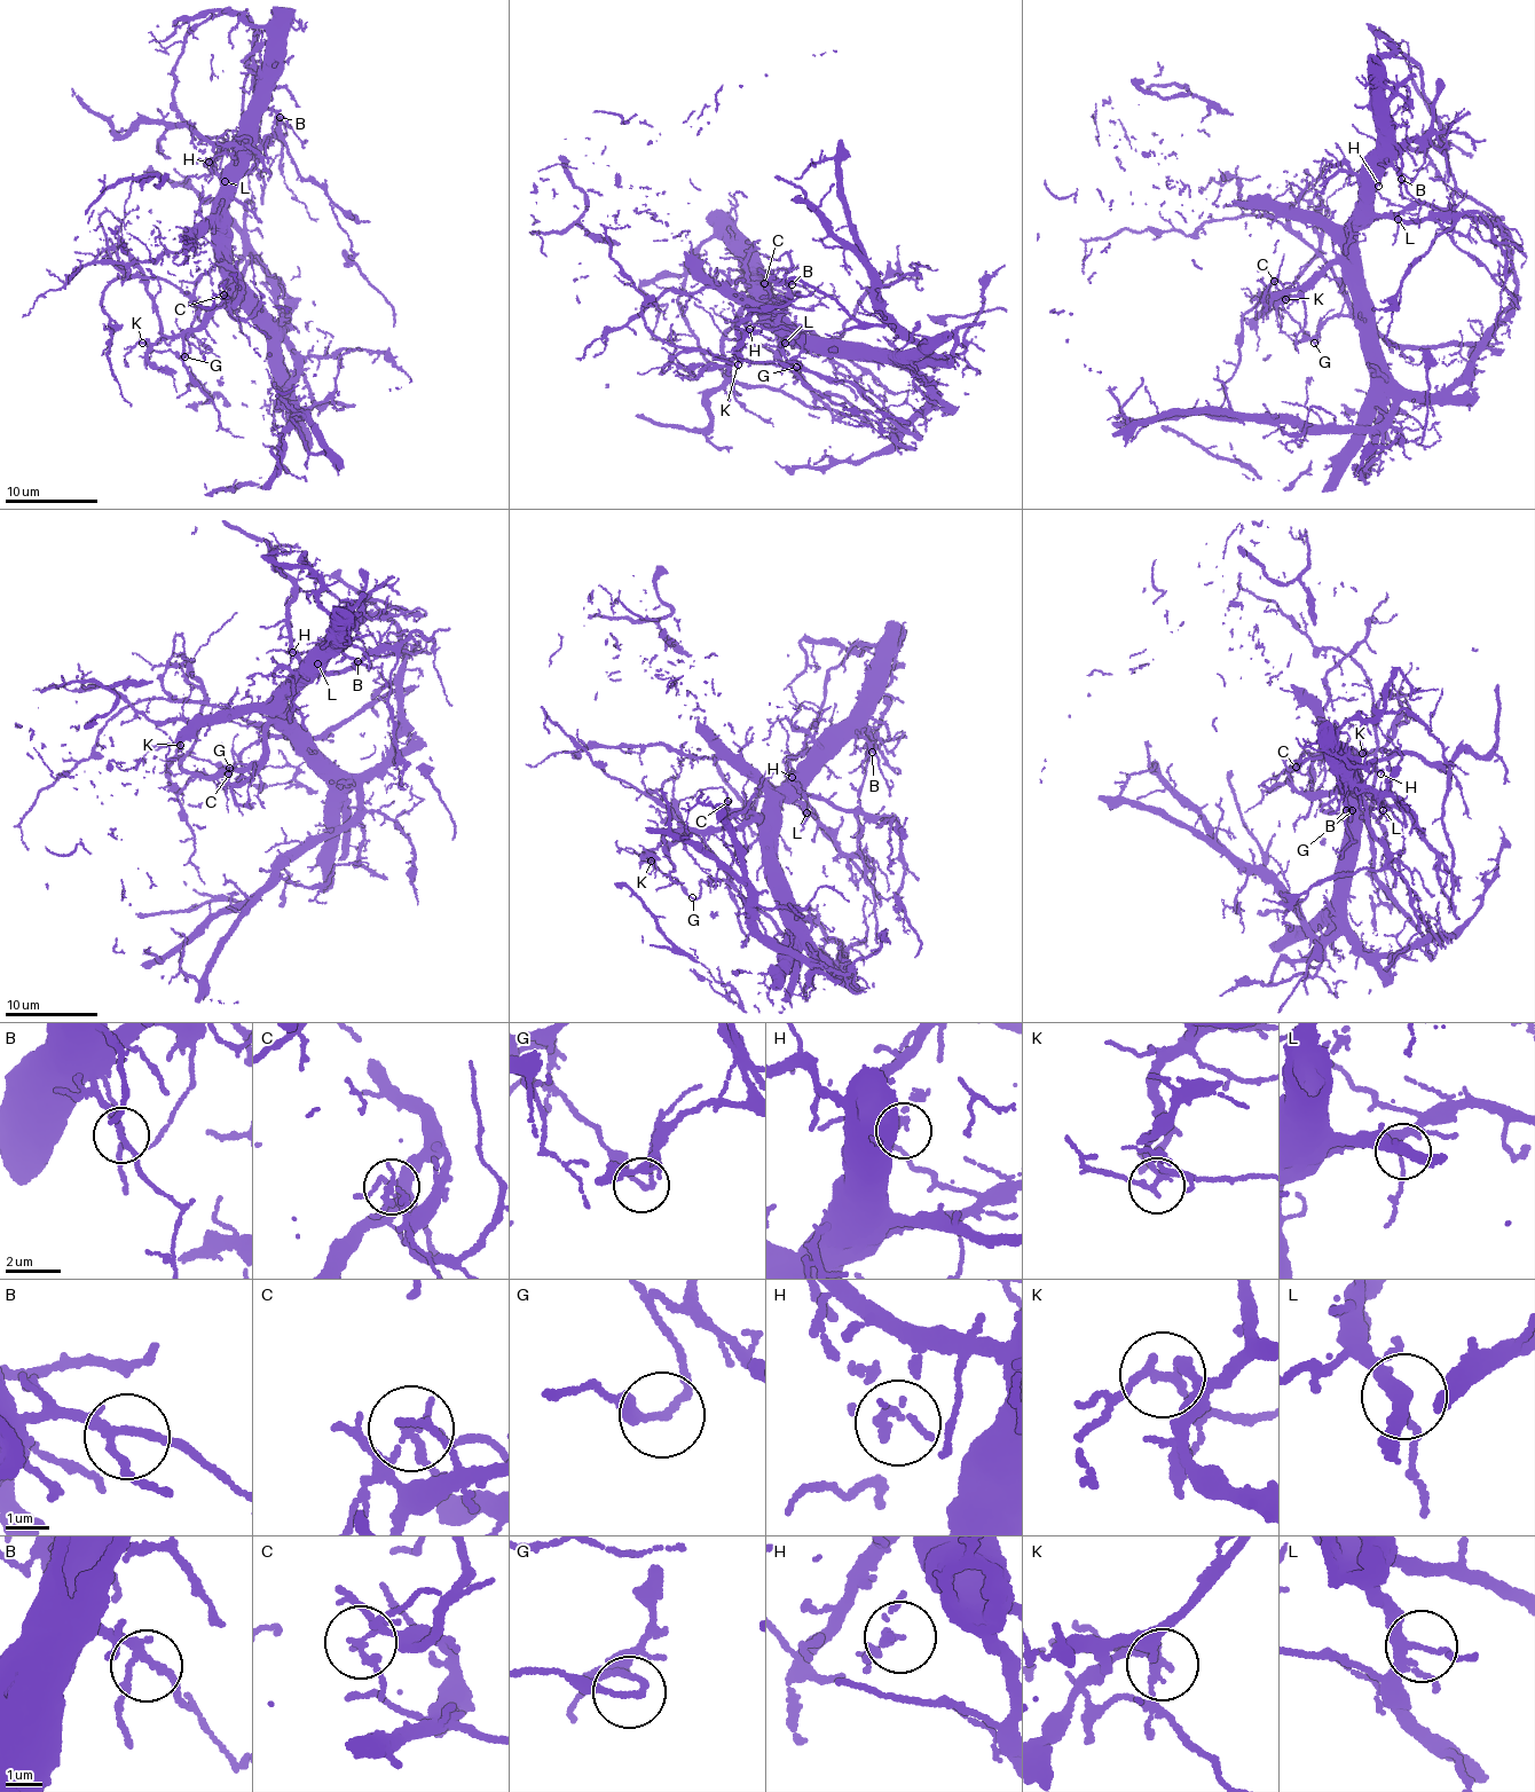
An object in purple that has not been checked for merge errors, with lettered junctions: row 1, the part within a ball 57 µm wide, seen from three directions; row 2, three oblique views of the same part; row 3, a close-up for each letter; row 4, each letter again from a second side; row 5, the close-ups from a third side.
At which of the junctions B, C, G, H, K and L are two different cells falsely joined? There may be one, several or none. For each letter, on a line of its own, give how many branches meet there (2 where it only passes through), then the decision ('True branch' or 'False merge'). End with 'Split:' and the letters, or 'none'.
B: Branches: 3. True branch
C: Branches: 3. False merge
G: Branches: 2. False merge
H: Branches: 2. True branch
K: Branches: 3. True branch
L: Branches: 3. True branch
Split: C, G

